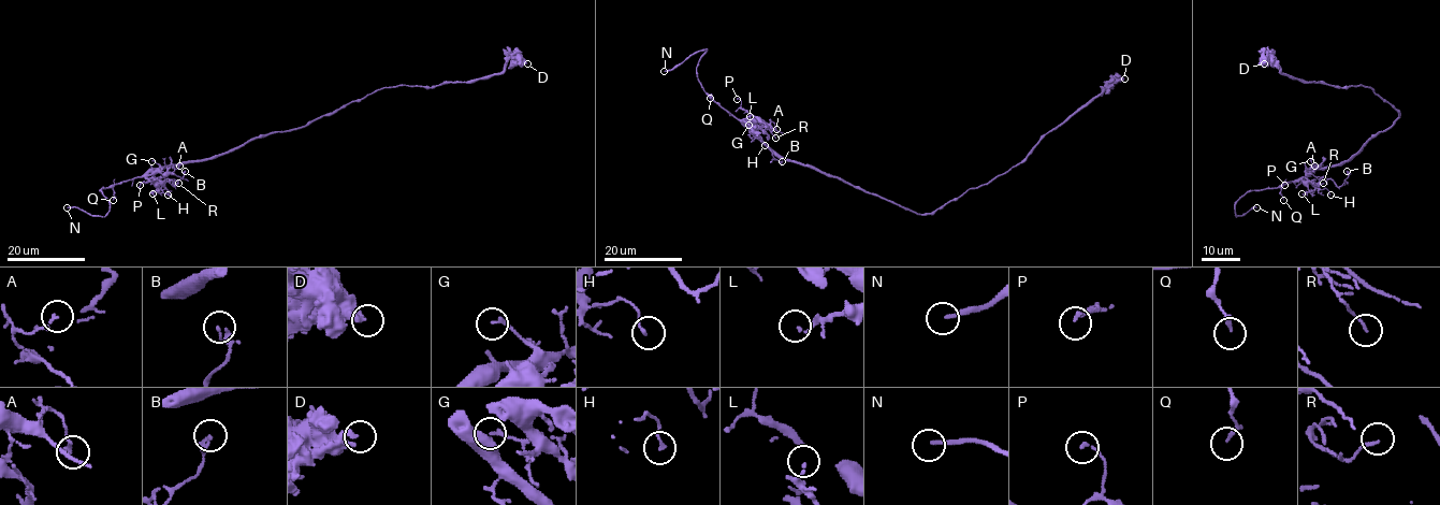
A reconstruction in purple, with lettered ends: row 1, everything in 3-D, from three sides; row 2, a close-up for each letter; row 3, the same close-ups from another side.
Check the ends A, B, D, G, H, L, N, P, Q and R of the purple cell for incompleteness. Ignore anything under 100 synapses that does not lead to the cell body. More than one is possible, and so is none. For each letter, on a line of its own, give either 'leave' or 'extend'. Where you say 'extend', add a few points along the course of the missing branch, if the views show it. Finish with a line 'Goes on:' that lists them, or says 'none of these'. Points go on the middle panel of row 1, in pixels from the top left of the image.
A: leave
B: leave
D: leave
G: leave
H: leave
L: leave
N: extend; missing branch runs (664, 71), (645, 87), (638, 88)
P: leave
Q: leave
R: leave
Goes on: N

